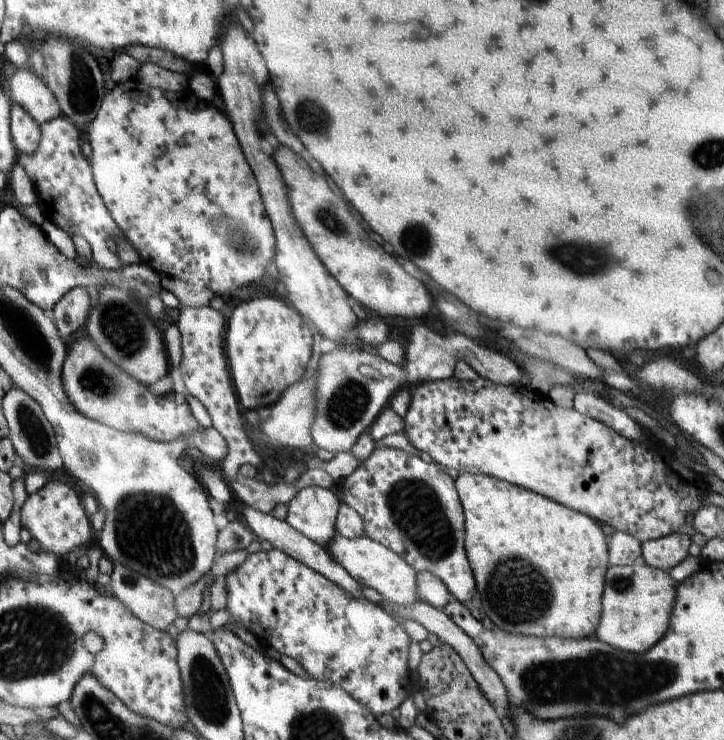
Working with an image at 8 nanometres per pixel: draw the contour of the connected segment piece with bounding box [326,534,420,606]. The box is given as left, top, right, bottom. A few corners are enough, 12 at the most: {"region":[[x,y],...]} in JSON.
{"region":[[337,534],[326,548],[385,601],[420,601],[416,570],[386,546]]}

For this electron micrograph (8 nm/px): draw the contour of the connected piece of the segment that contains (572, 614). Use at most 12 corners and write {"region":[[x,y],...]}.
{"region":[[459,474],[482,612],[596,639],[608,538],[526,488]]}

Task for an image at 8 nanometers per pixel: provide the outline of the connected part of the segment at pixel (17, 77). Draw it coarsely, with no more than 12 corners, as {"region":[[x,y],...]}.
{"region":[[29,69],[8,84],[38,124],[62,115],[48,85]]}

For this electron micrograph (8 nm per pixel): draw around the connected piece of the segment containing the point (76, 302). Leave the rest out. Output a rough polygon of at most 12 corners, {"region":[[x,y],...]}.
{"region":[[86,287],[68,290],[54,305],[64,340],[84,328],[91,308]]}

